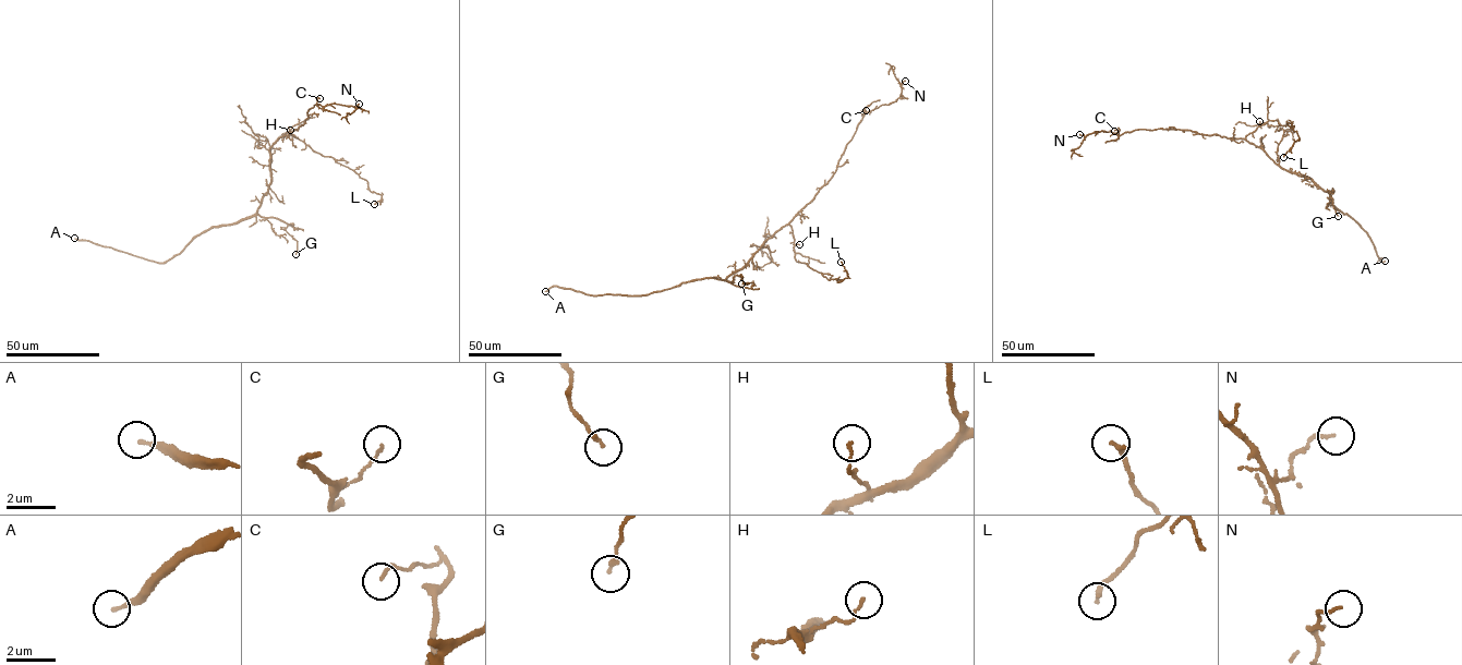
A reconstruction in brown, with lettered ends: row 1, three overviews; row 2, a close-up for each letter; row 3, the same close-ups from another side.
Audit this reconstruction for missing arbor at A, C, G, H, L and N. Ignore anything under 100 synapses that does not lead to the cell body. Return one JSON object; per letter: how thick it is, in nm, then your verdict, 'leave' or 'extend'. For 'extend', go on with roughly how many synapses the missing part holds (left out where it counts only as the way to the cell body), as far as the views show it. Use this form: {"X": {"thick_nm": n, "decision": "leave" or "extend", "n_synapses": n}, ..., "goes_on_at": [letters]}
{"A": {"thick_nm": 160, "decision": "extend", "n_synapses": 700}, "C": {"thick_nm": 80, "decision": "leave"}, "G": {"thick_nm": 160, "decision": "leave"}, "H": {"thick_nm": 100, "decision": "leave"}, "L": {"thick_nm": 200, "decision": "leave"}, "N": {"thick_nm": 120, "decision": "leave"}, "goes_on_at": ["A"]}

